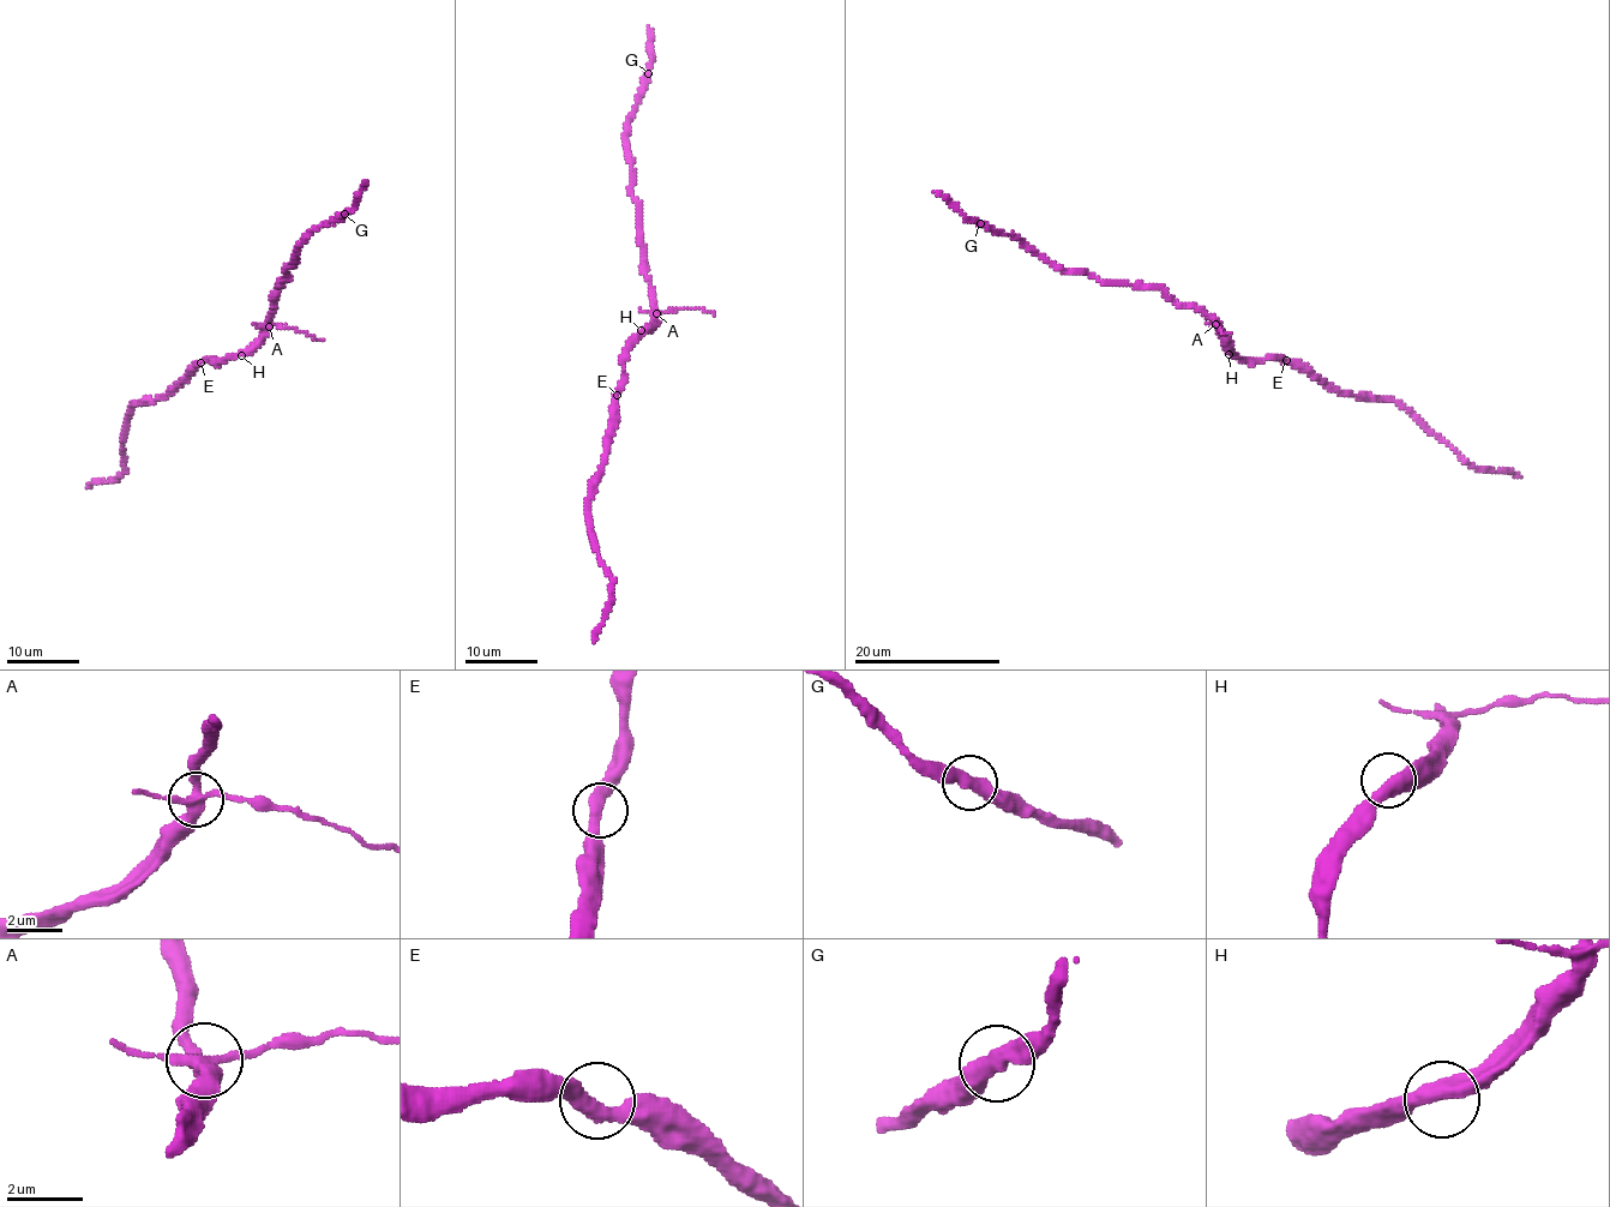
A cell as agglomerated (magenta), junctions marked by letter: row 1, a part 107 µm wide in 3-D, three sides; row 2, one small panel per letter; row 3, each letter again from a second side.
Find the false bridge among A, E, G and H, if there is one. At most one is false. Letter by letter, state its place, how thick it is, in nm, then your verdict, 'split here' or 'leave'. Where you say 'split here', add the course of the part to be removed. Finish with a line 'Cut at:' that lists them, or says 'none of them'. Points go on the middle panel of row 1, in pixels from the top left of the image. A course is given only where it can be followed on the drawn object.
A: place (656, 313); calibre 360 nm; split here; course (658, 312), (689, 307), (715, 314)
E: place (617, 395); calibre 420 nm; leave
G: place (648, 73); calibre 420 nm; leave
H: place (641, 330); calibre 440 nm; leave
Cut at: A

